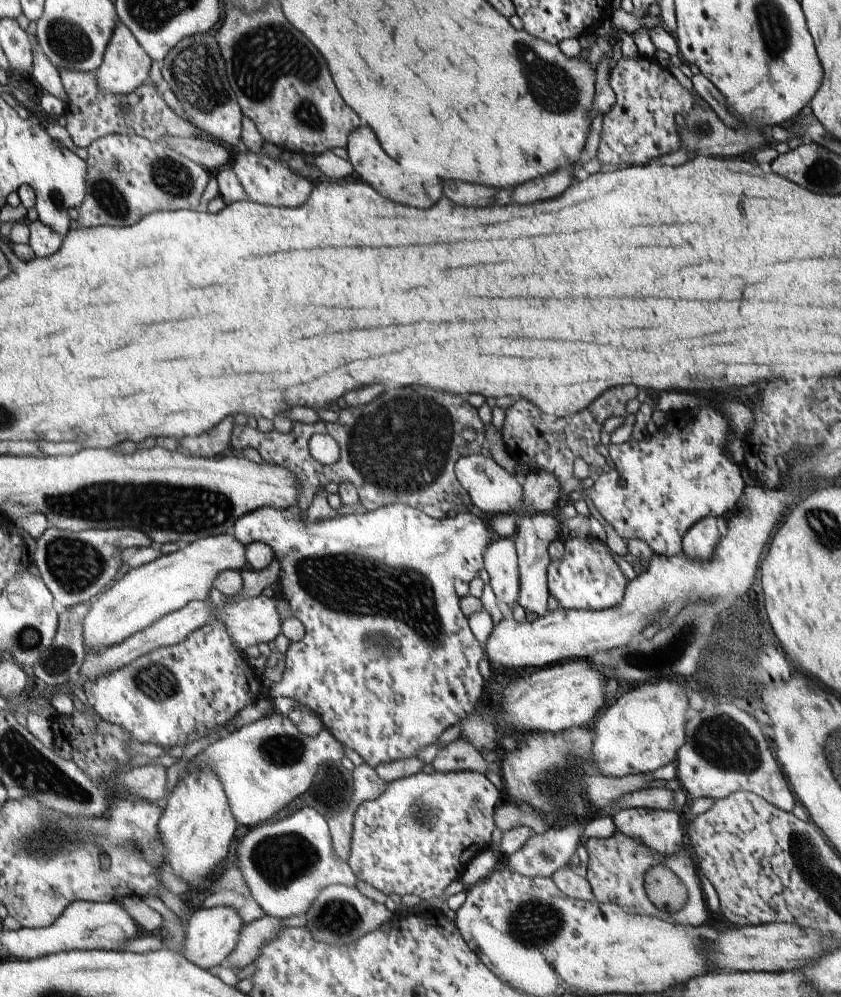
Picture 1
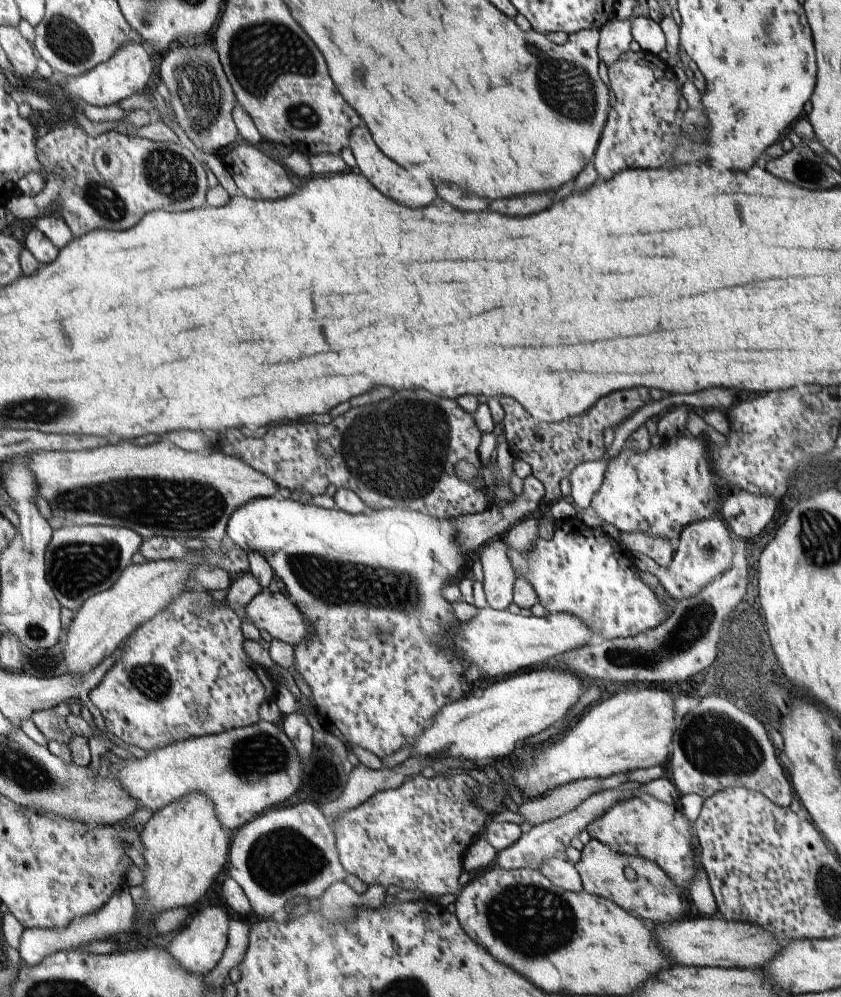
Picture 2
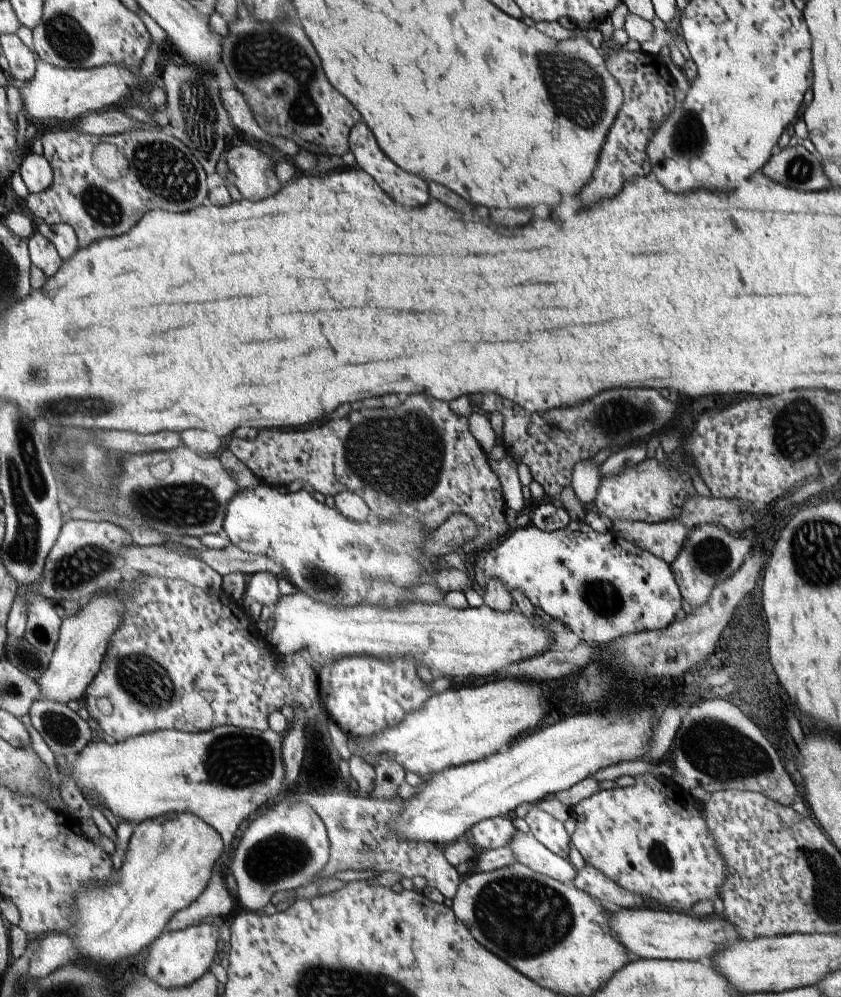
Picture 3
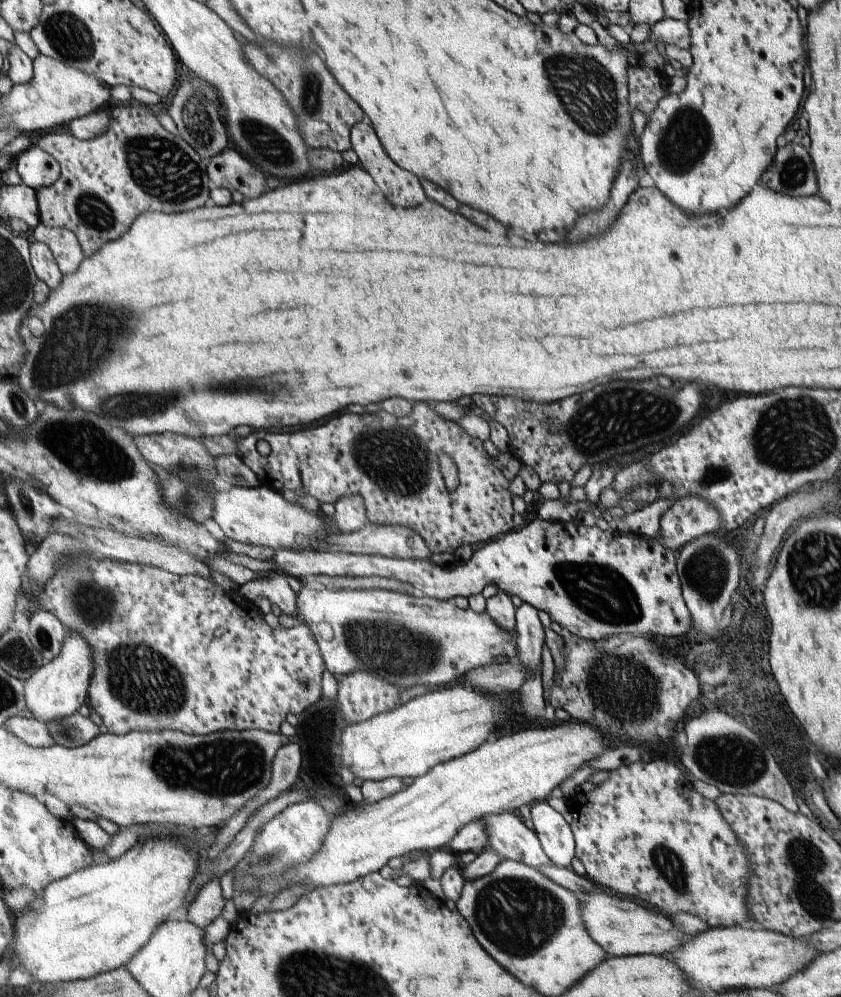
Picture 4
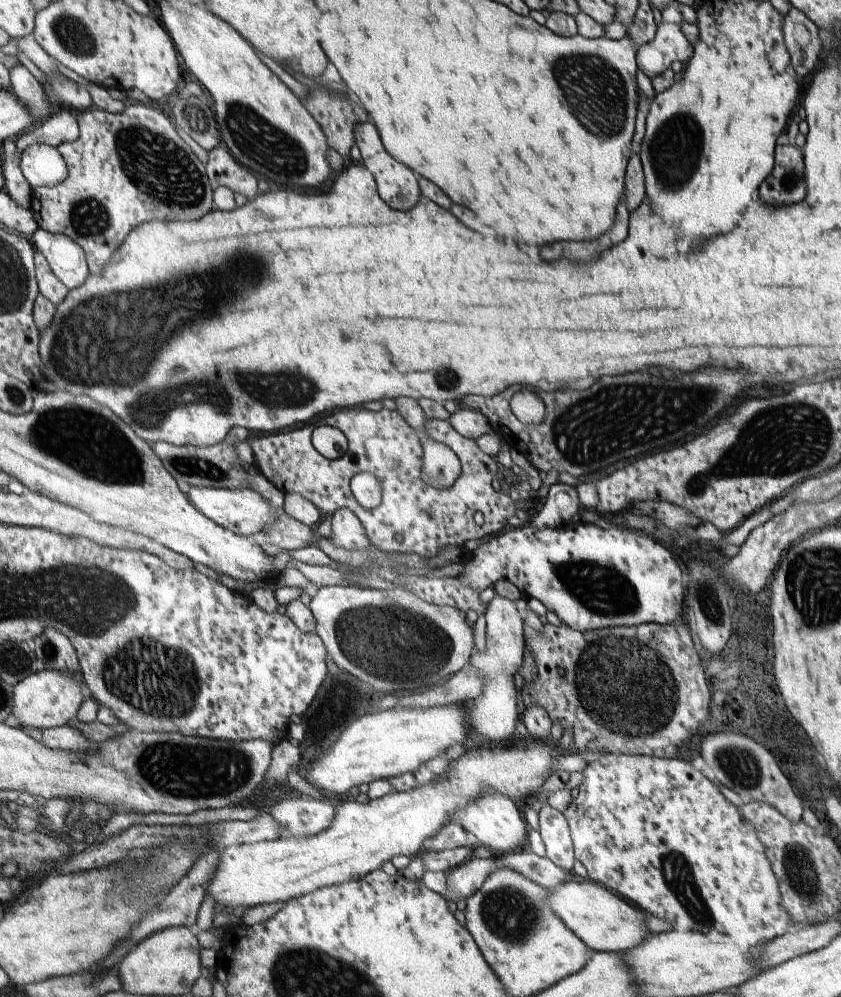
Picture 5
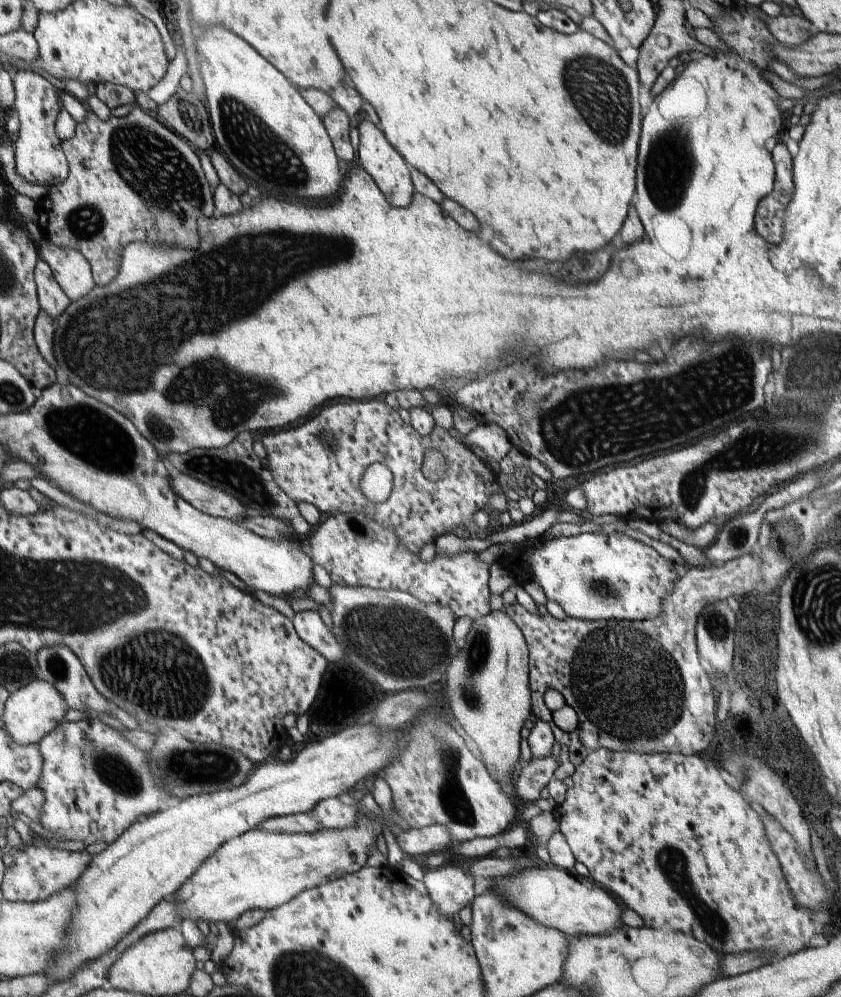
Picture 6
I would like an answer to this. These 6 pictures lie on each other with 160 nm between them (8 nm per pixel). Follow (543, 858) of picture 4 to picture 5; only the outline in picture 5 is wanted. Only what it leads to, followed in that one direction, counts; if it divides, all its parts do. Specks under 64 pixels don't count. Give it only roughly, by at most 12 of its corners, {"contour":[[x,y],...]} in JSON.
{"contour":[[478,797],[453,813],[494,856],[529,845],[516,802]]}

